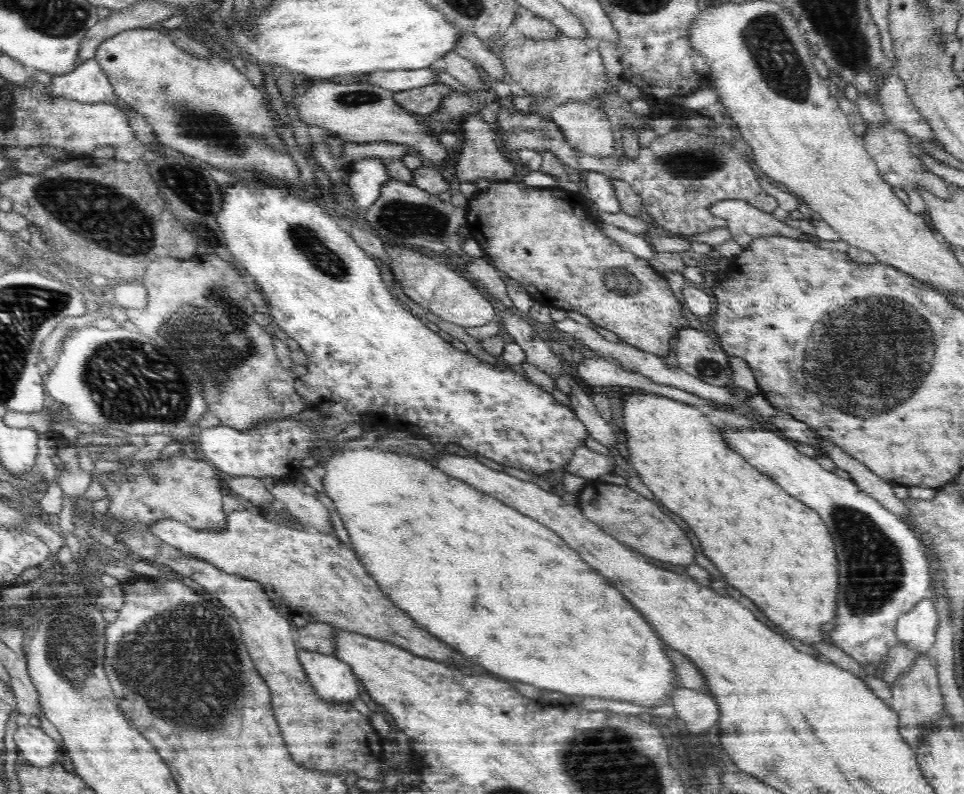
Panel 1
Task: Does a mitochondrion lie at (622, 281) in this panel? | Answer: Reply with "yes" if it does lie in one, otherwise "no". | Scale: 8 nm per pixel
yes

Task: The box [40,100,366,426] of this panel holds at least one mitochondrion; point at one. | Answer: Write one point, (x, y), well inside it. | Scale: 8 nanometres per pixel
(215, 334)

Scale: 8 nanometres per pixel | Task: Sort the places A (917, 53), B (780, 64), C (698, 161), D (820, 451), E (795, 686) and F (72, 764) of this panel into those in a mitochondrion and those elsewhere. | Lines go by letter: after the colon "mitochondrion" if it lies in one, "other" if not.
A: other
B: mitochondrion
C: mitochondrion
D: other
E: other
F: other

